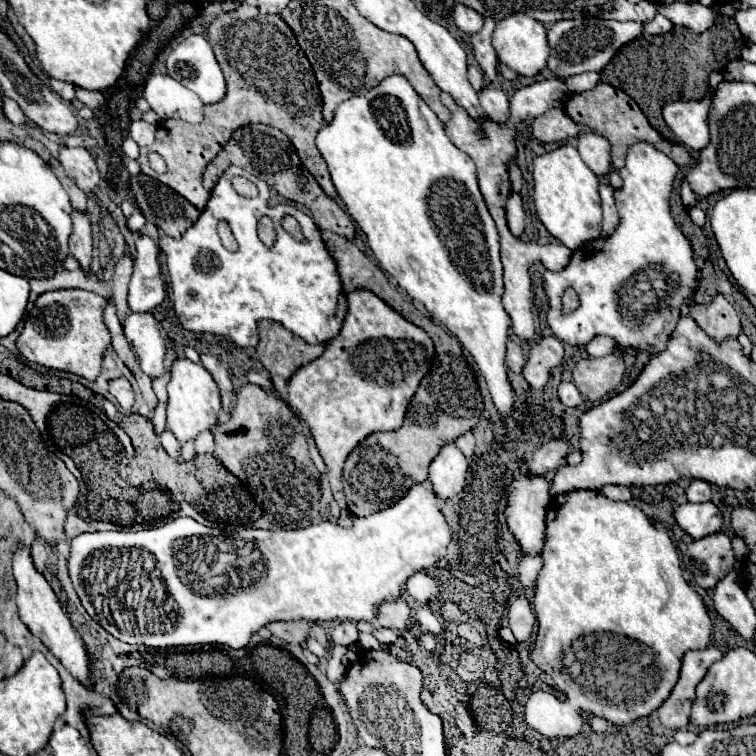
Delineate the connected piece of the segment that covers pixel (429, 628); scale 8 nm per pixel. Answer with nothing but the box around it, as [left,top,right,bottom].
[418,606,442,634]

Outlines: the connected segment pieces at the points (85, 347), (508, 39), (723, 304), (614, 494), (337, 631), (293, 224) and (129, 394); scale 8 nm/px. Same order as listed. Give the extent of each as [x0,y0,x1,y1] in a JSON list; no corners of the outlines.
[[16,290,110,380],[492,14,550,76],[688,294,742,342],[600,485,633,501],[330,622,358,646],[282,216,302,240],[110,378,134,410]]

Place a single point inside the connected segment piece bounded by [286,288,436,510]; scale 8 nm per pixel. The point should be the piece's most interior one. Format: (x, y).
(363, 383)

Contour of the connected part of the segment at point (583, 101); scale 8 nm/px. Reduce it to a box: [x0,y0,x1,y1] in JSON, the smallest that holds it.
[564,82,690,170]

